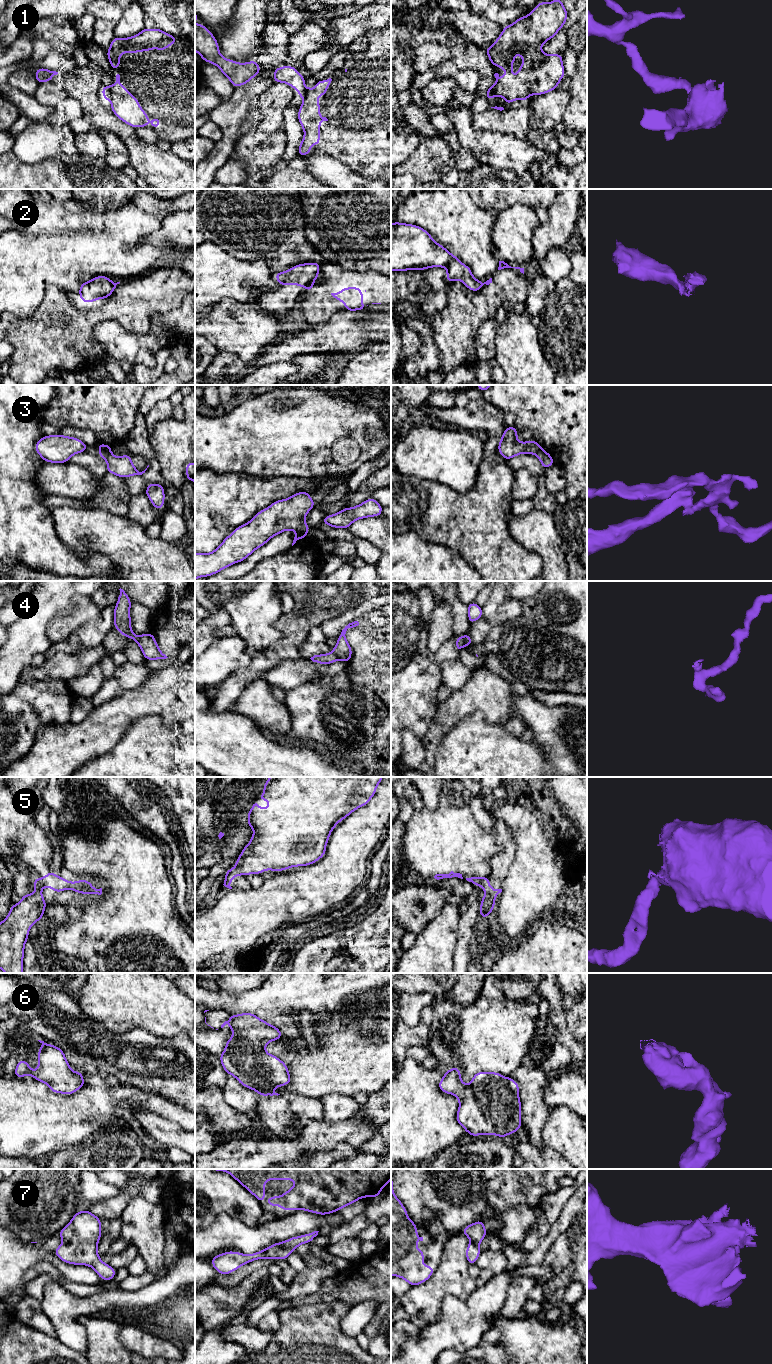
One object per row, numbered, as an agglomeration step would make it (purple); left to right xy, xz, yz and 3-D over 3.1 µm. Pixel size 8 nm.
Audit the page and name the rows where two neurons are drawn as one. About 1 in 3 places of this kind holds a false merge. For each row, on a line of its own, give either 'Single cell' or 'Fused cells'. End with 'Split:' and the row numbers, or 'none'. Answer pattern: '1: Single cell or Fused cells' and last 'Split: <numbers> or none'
1: Fused cells
2: Fused cells
3: Fused cells
4: Fused cells
5: Fused cells
6: Single cell
7: Single cell
Split: 1, 2, 3, 4, 5

